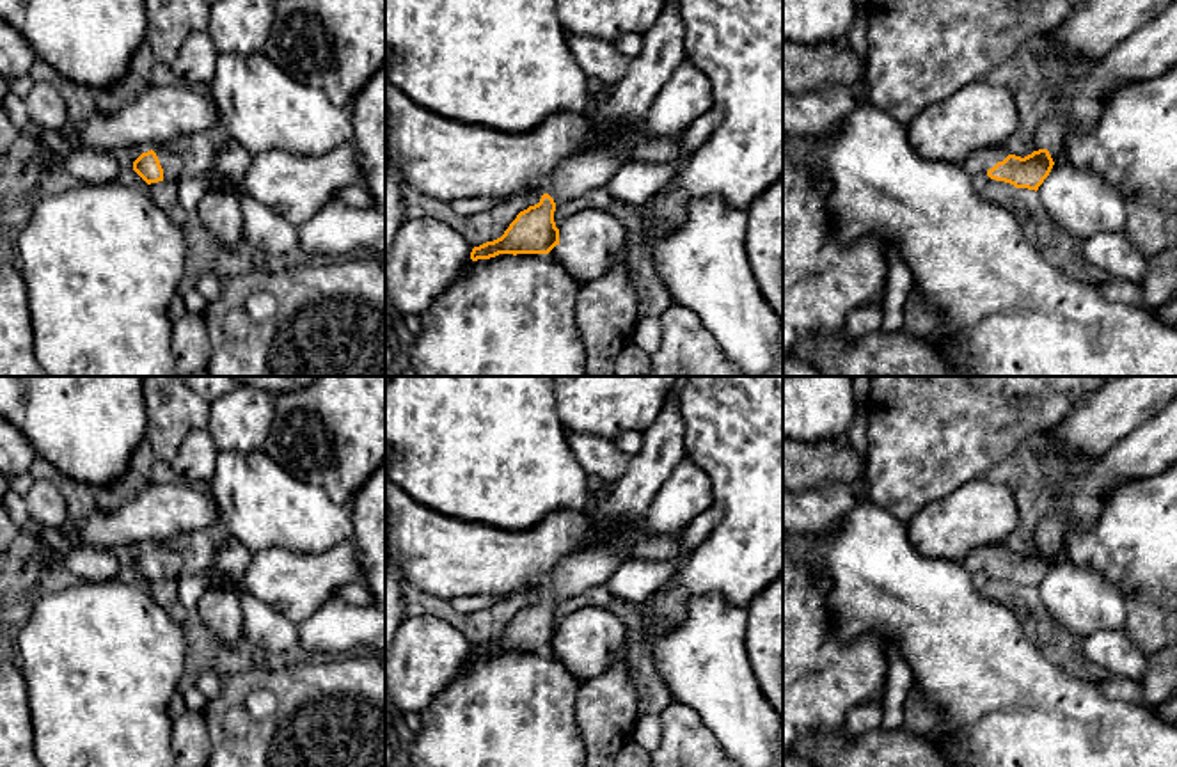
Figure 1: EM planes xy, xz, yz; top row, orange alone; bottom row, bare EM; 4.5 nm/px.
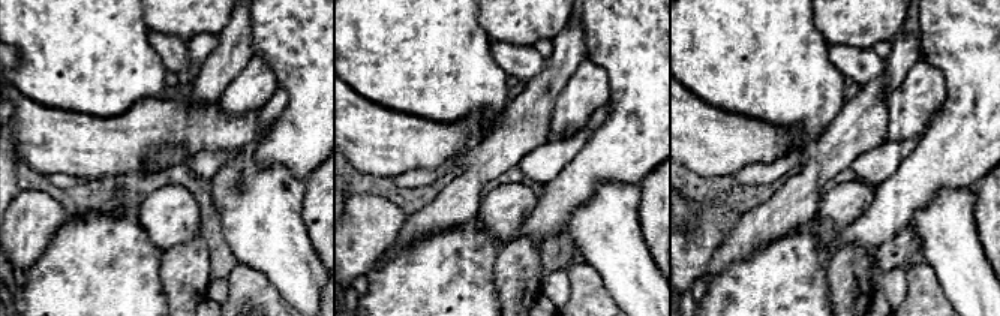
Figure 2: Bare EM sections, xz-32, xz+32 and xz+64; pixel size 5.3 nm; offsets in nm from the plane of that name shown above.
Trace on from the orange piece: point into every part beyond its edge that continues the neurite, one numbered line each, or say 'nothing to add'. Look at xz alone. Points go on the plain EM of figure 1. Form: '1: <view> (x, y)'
1: xz (593, 565)

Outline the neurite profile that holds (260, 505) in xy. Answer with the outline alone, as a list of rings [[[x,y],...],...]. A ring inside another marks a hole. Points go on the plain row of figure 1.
[[[263,449],[218,451],[209,486],[218,504],[222,527],[252,552],[280,547],[302,554],[320,554],[353,536],[350,506],[336,504],[321,488],[293,478]]]

